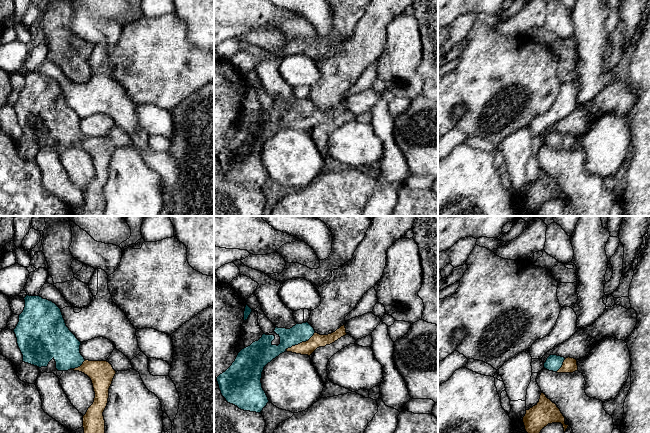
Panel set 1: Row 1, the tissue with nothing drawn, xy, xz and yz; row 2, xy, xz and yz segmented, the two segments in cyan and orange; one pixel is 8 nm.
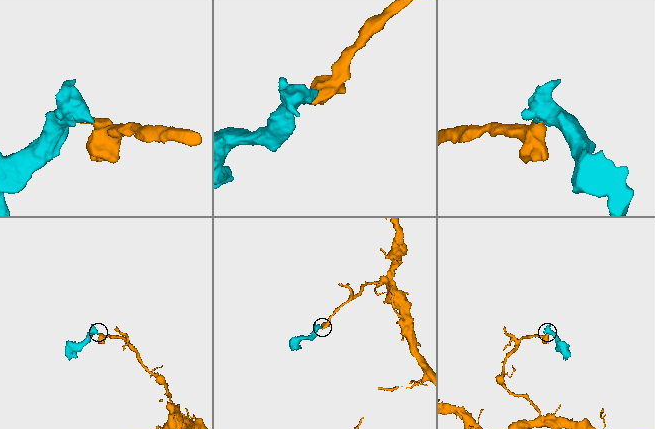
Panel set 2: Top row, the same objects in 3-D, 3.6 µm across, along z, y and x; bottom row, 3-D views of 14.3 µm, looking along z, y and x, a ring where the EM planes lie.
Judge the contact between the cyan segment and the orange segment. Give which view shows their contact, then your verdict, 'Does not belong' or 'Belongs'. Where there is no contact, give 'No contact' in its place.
Touches cyan in xz. Belongs

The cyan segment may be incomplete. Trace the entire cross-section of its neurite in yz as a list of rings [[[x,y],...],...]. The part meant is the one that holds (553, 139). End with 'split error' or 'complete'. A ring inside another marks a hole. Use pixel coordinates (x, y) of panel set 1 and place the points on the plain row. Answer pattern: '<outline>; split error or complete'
[[[550,131],[544,139],[544,144],[557,149],[573,149],[578,147],[577,136],[564,134],[557,131]]]; split error

